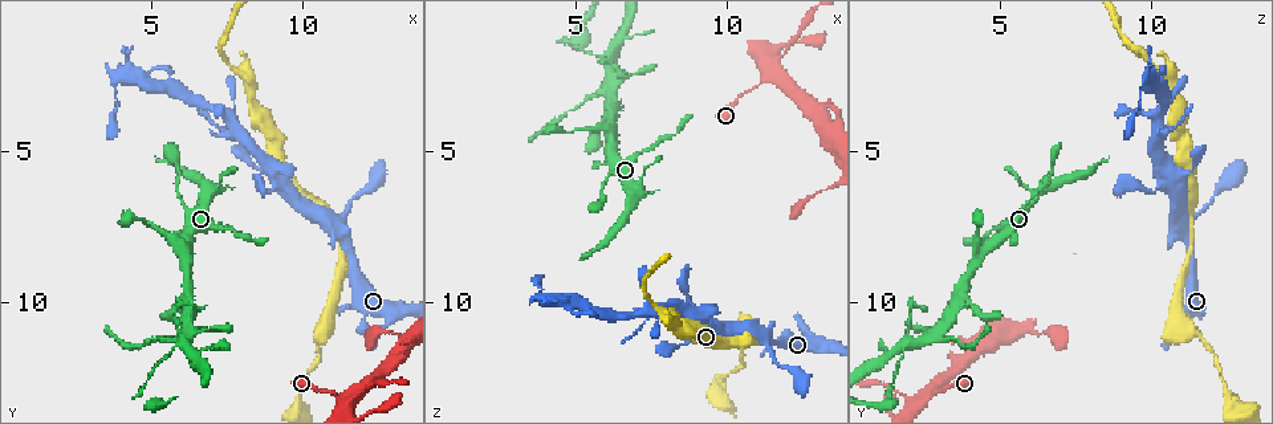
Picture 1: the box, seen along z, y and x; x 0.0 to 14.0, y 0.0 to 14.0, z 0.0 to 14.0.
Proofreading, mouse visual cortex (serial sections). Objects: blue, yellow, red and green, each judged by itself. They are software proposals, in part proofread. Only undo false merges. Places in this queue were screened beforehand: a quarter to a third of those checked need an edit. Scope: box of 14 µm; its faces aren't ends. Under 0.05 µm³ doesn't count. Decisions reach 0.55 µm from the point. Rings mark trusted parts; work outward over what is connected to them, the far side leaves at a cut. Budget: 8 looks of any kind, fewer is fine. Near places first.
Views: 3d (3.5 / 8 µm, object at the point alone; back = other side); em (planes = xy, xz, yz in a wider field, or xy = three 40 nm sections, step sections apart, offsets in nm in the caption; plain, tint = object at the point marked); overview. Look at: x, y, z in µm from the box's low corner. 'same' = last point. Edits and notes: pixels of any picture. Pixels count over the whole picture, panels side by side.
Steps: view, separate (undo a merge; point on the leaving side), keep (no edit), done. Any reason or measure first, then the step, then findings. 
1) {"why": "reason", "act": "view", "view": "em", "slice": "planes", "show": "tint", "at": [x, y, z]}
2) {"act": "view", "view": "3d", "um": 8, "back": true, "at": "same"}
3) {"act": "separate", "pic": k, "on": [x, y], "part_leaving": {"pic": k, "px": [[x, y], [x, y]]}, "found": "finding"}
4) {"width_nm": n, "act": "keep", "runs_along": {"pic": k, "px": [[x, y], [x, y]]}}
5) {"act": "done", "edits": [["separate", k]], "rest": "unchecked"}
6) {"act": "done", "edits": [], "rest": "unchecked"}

{"act": "view", "view": "3d", "um": 3.5, "at": [11.1, 7.5, 11.0]}

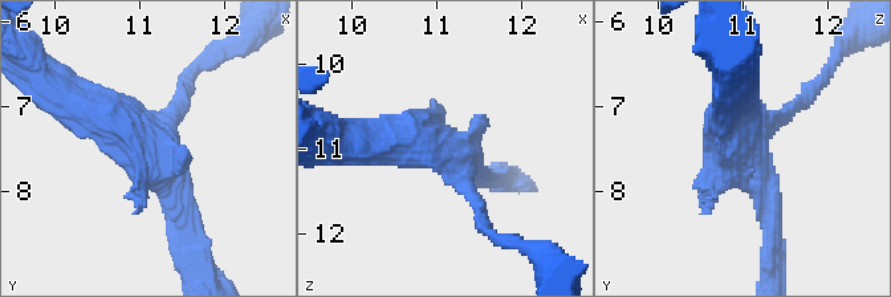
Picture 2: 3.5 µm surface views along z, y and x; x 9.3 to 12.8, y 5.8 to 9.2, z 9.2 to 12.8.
{"why": "now the EM", "act": "view", "view": "em", "slice": "xy", "step": 3, "show": "tint", "at": [11.15, 7.50, 11.05]}

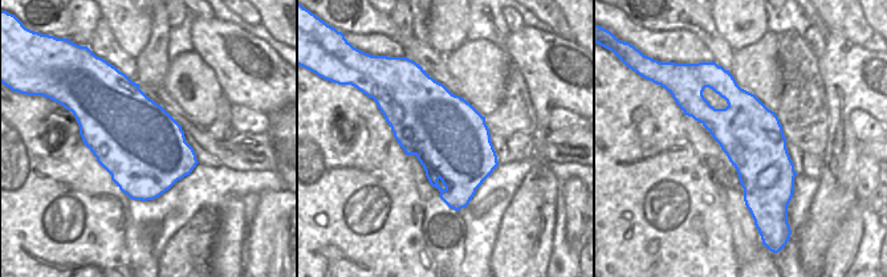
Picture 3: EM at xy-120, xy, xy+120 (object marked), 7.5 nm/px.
{"act": "keep", "runs_along": {"pic": 2, "px": [[182, 223], [166, 161], [80, 109]]}, "found": "all the same cell"}

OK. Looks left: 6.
{"why": "small branch off a trunk", "act": "view", "view": "3d", "um": 3.5, "at": [11.2, 13.3, 2.6]}

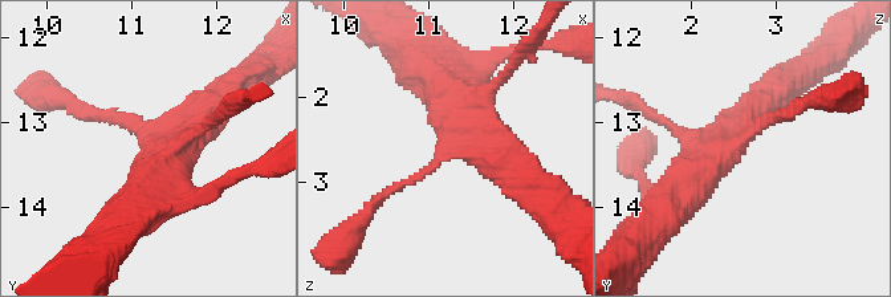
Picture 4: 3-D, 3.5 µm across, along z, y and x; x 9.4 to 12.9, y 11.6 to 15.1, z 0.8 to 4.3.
{"act": "view", "view": "em", "slice": "planes", "show": "tint", "at": [11.30, 13.20, 2.55]}

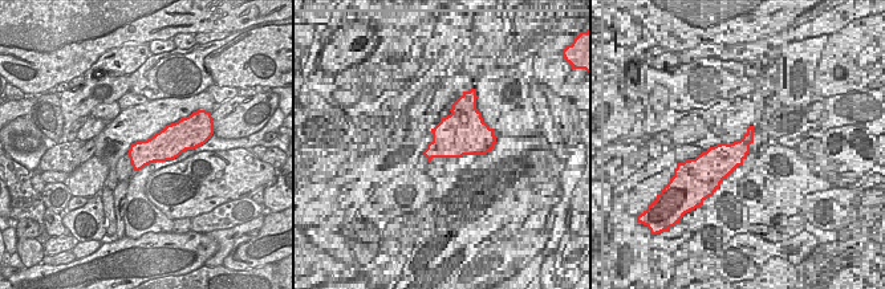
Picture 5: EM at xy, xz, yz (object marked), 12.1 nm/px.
{"arms": 4, "arm_widths_nm": [100, 200, 400, 500], "act": "keep", "runs_along": {"pic": 4, "px": [[389, 194], [475, 137], [515, 170]]}, "found": "one cell here"}

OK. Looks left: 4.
{"why": "abrupt turn", "act": "view", "view": "3d", "um": 3.5, "at": [6.2, 11.1, 3.0]}

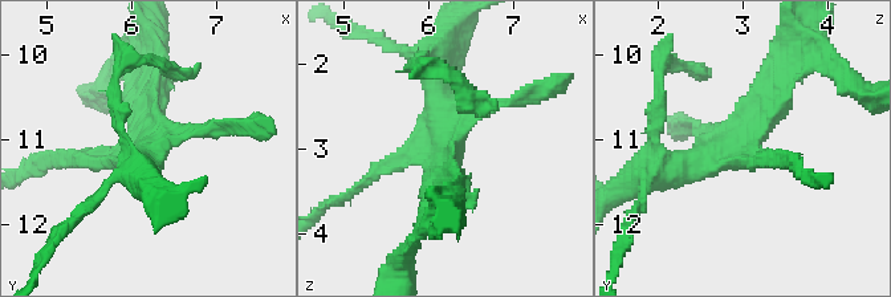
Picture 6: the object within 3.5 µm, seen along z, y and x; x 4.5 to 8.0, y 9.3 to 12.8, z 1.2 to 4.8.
{"act": "view", "view": "em", "slice": "xy", "step": 3, "show": "tint", "at": [6.25, 11.05, 2.95]}

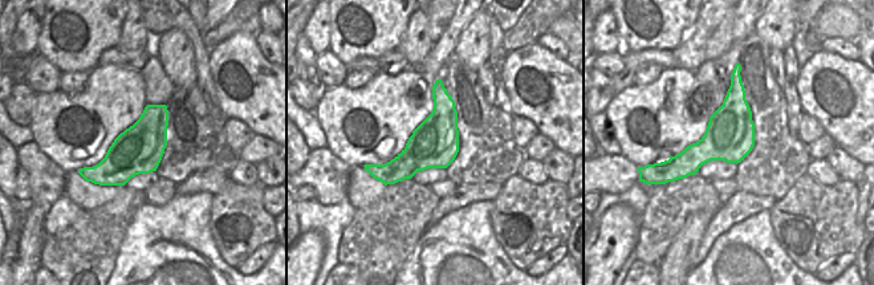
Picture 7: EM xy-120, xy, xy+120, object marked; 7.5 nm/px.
{"act": "view", "view": "em", "slice": "planes", "show": "tint", "at": "same"}

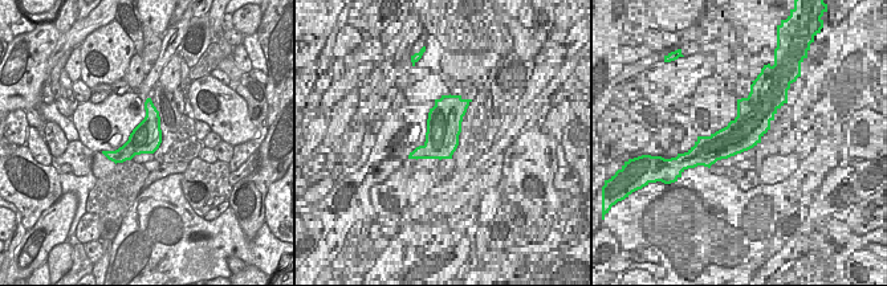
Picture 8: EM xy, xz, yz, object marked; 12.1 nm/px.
{"width_nm": 380, "act": "keep", "runs_along": {"pic": 6, "px": [[785, 72], [740, 141], [655, 170]]}, "found": "all the same cell"}

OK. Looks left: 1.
{"act": "done", "edits": [], "rest": "unchecked"}

